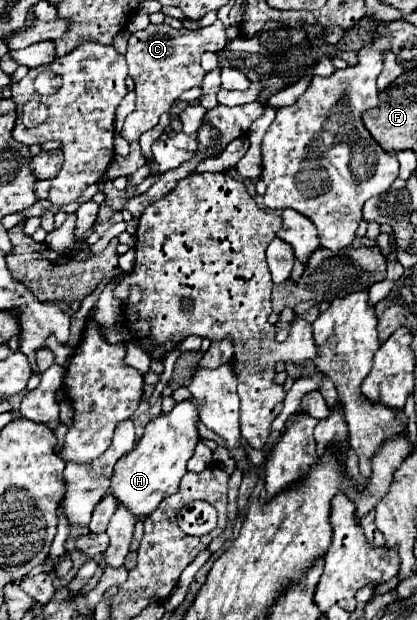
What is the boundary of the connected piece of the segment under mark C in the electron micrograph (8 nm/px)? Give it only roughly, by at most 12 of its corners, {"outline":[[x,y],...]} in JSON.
{"outline":[[222,21],[204,29],[150,23],[124,53],[136,109],[132,143],[204,77],[200,55],[226,47]]}

